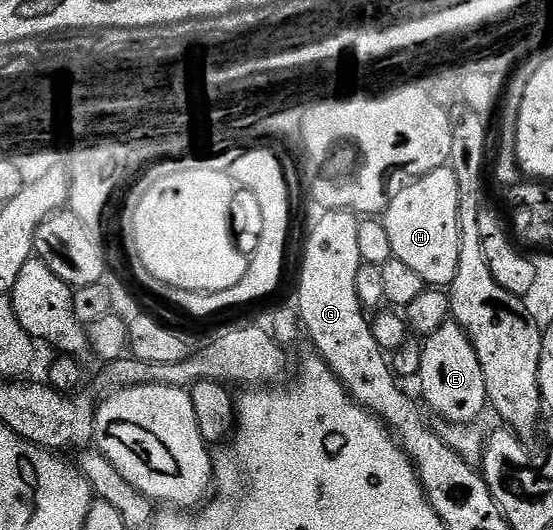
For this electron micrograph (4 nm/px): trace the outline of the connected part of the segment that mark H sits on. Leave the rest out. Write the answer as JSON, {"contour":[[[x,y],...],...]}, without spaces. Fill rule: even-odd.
{"contour":[[[447,165],[436,169],[427,175],[421,175],[415,183],[409,183],[404,190],[396,193],[394,200],[381,216],[383,225],[388,229],[388,242],[392,245],[392,256],[404,261],[431,288],[449,288],[456,277],[457,266],[460,262],[461,225],[458,214],[461,209],[462,187],[458,183],[458,174],[453,166]]]}

